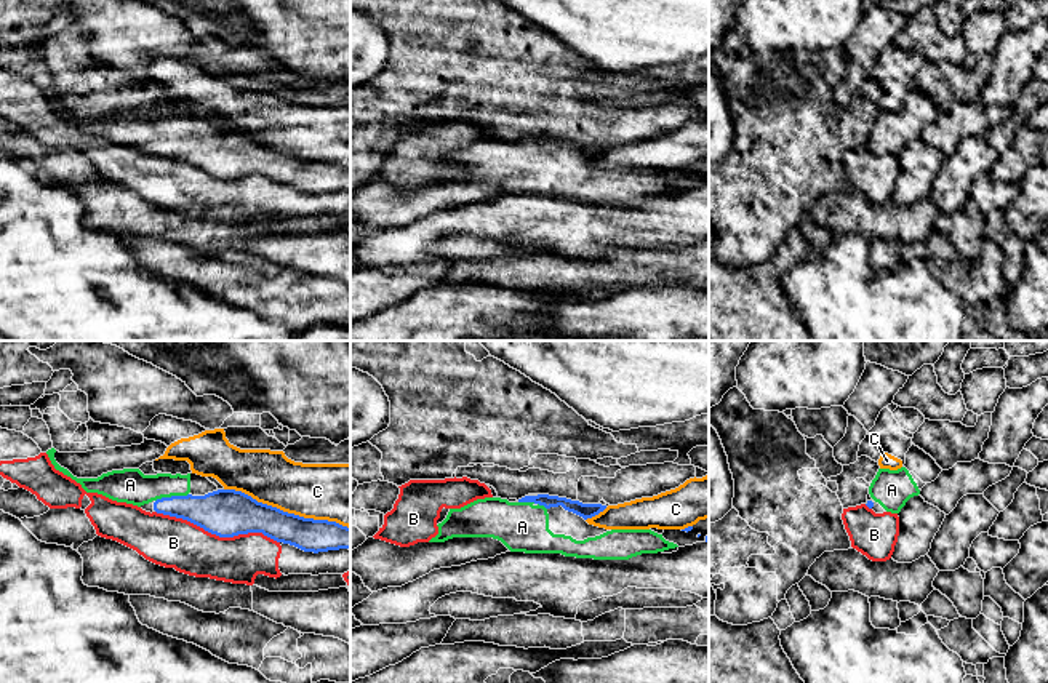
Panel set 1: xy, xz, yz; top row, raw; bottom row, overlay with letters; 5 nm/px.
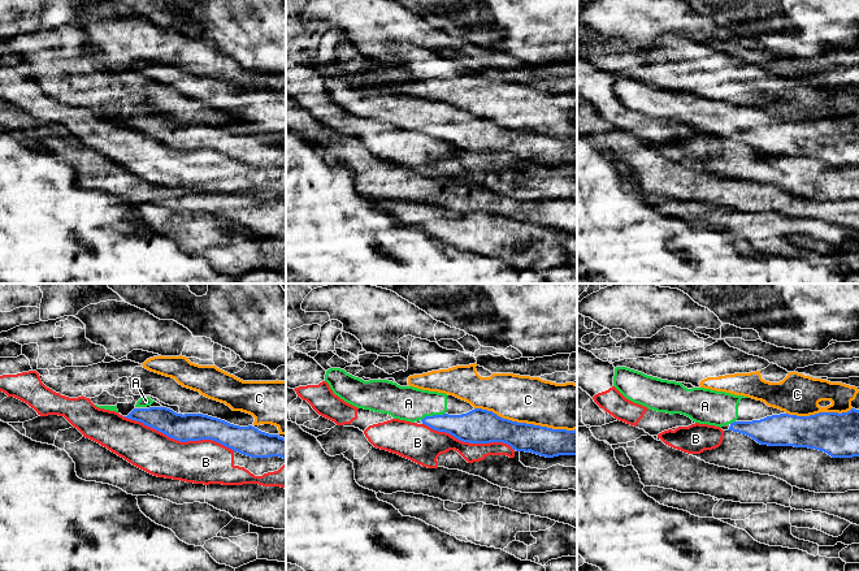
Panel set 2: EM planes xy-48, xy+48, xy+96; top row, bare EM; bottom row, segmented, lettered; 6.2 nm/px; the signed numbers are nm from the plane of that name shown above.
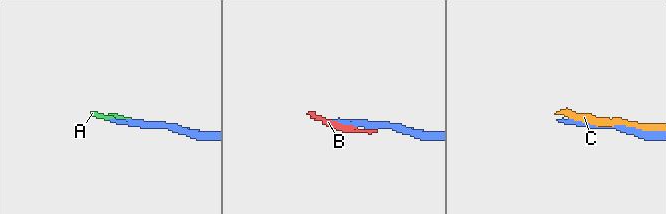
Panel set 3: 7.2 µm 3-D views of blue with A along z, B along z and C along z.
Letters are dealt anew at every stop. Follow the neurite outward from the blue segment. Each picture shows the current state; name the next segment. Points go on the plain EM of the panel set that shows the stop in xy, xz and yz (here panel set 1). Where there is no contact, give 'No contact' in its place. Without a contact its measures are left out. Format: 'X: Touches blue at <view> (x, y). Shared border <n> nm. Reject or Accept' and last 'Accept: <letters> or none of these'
A: Touches blue at xy (172, 138). Shared border 170 nm. Accept
B: Touches blue at xy (218, 176). Shared border 650 nm. Reject
C: Touches blue at xy (287, 154). Shared border 650 nm. Reject
Accept: A

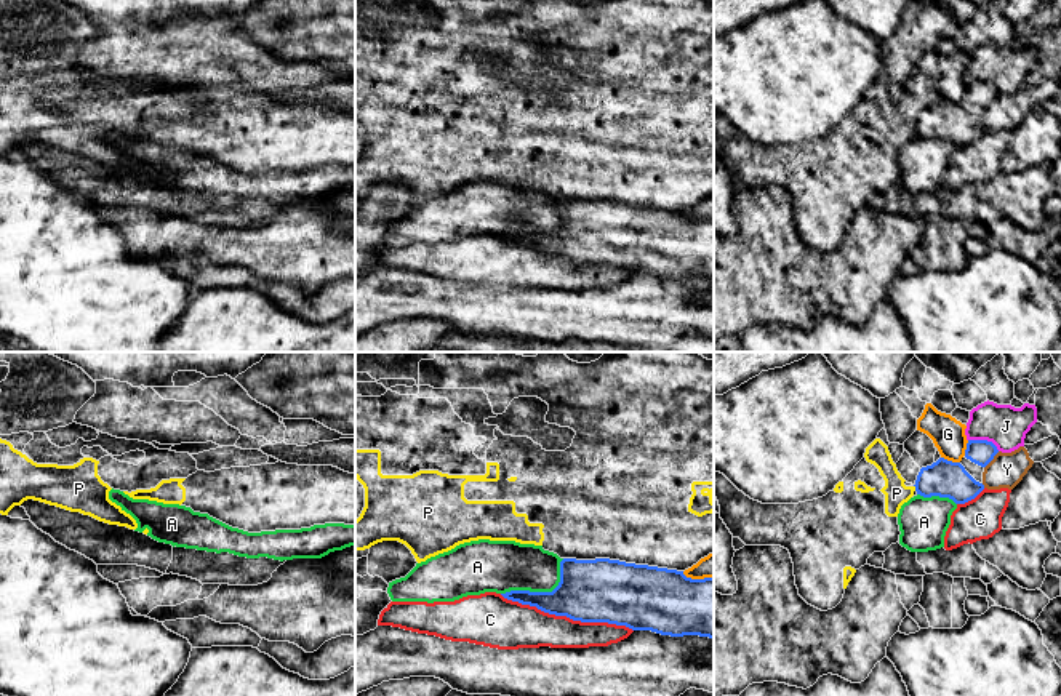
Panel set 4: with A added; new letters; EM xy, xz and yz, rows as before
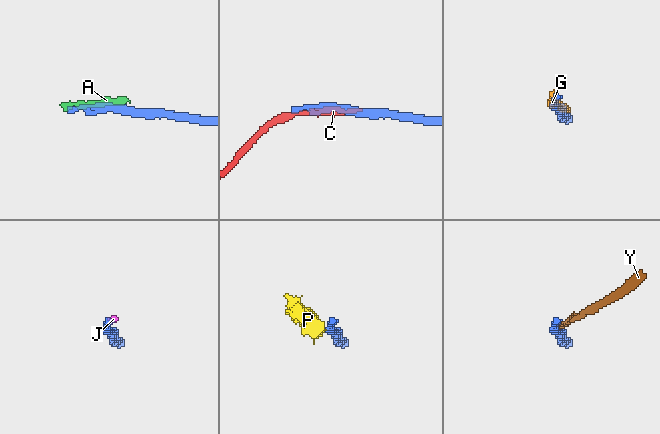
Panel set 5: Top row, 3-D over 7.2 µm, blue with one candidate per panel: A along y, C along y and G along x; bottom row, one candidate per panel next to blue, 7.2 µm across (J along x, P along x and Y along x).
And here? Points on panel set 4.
A: Touches blue at xz (541, 234). Shared border 360 nm. Reject
C: Touches blue at xz (567, 258). Shared border 700 nm. Reject
G: Touches blue at yz (951, 103). Shared border 100 nm. Reject
J: Touches blue at yz (984, 82). Shared border 170 nm. Reject
P: Touches blue at yz (916, 130). Shared border 30 nm. Reject
Y: Touches blue at yz (992, 100). Shared border 120 nm. Reject
Accept: none of these

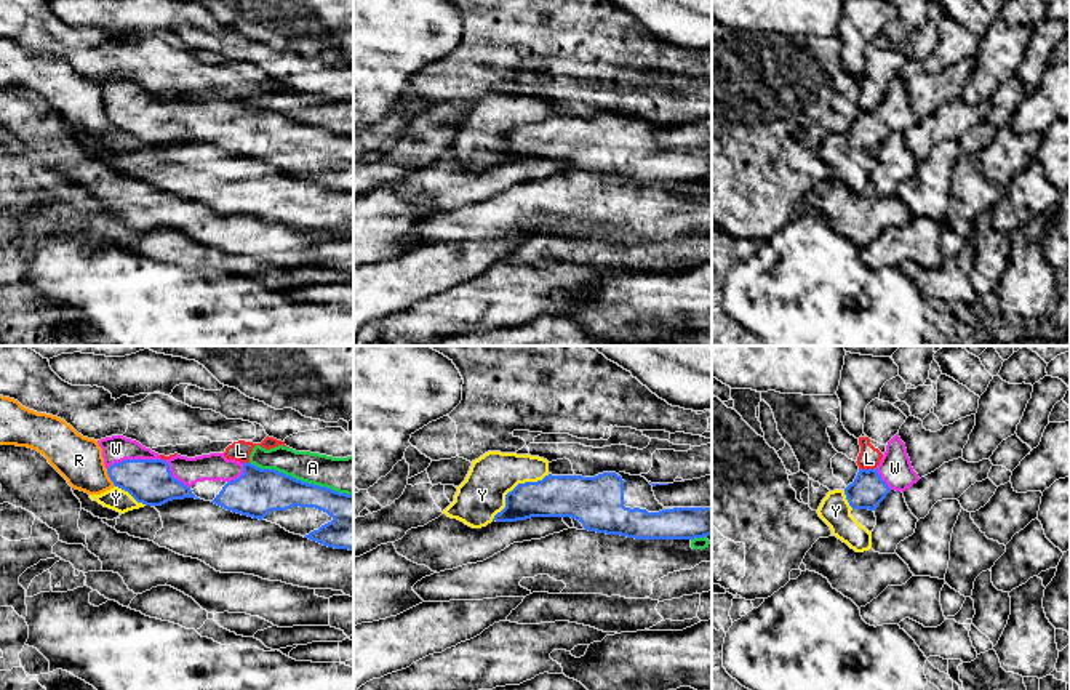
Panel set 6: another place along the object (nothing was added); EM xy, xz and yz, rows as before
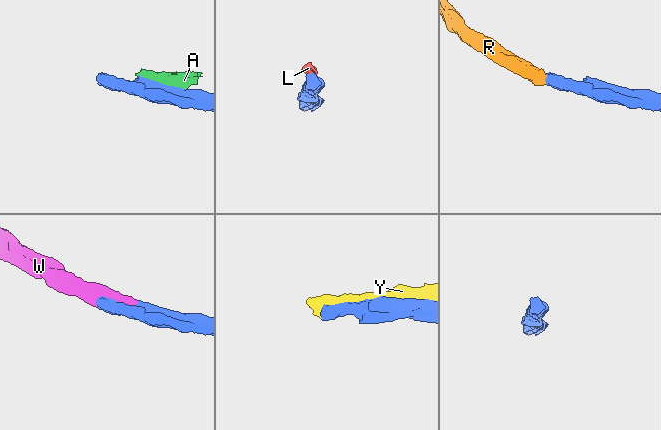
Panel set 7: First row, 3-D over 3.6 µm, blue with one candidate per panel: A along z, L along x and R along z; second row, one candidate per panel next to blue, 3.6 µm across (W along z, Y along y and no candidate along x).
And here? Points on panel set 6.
A: Touches blue at xy (301, 122). Shared border 550 nm. Reject
L: Touches blue at yz (866, 111). Shared border 90 nm. Reject
R: Touches blue at xy (109, 117). Shared border 100 nm. Reject
W: Touches blue at xy (152, 101). Shared border 420 nm. Accept
Y: Touches blue at xz (517, 127). Shared border 380 nm. Reject
Accept: W

